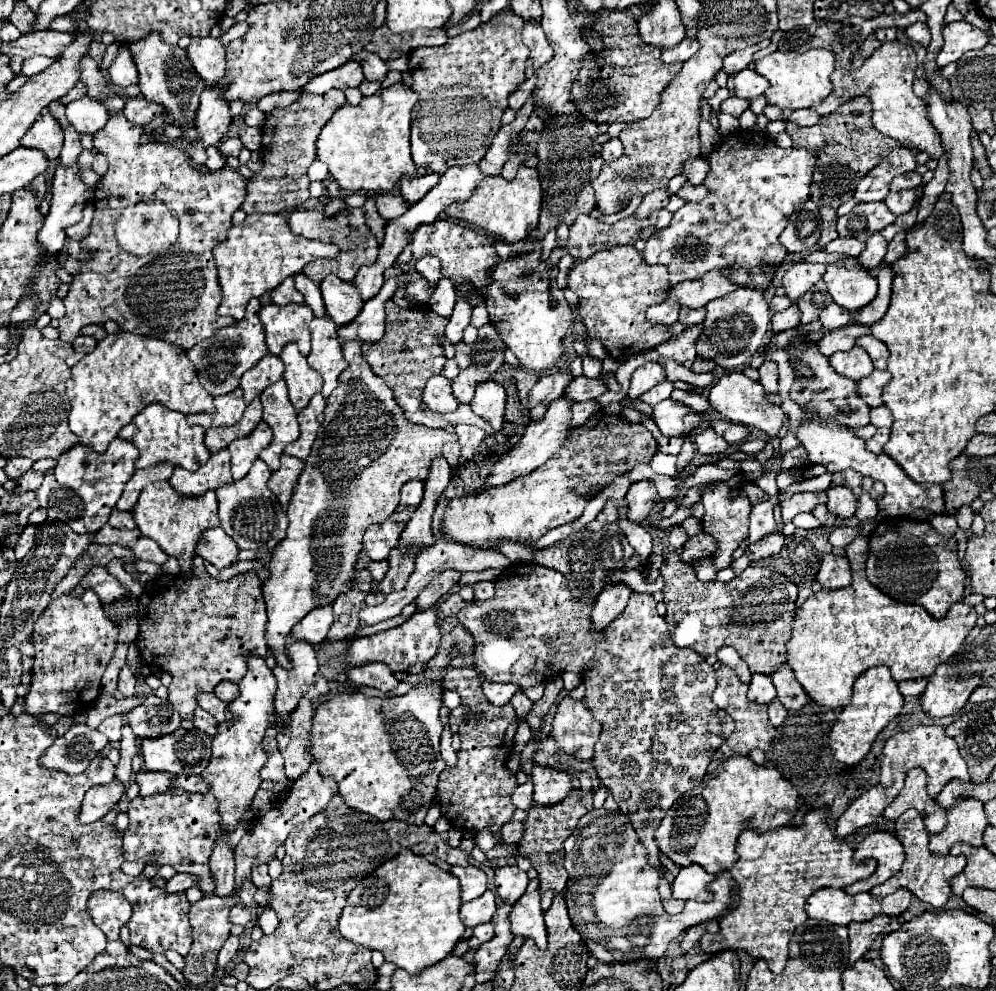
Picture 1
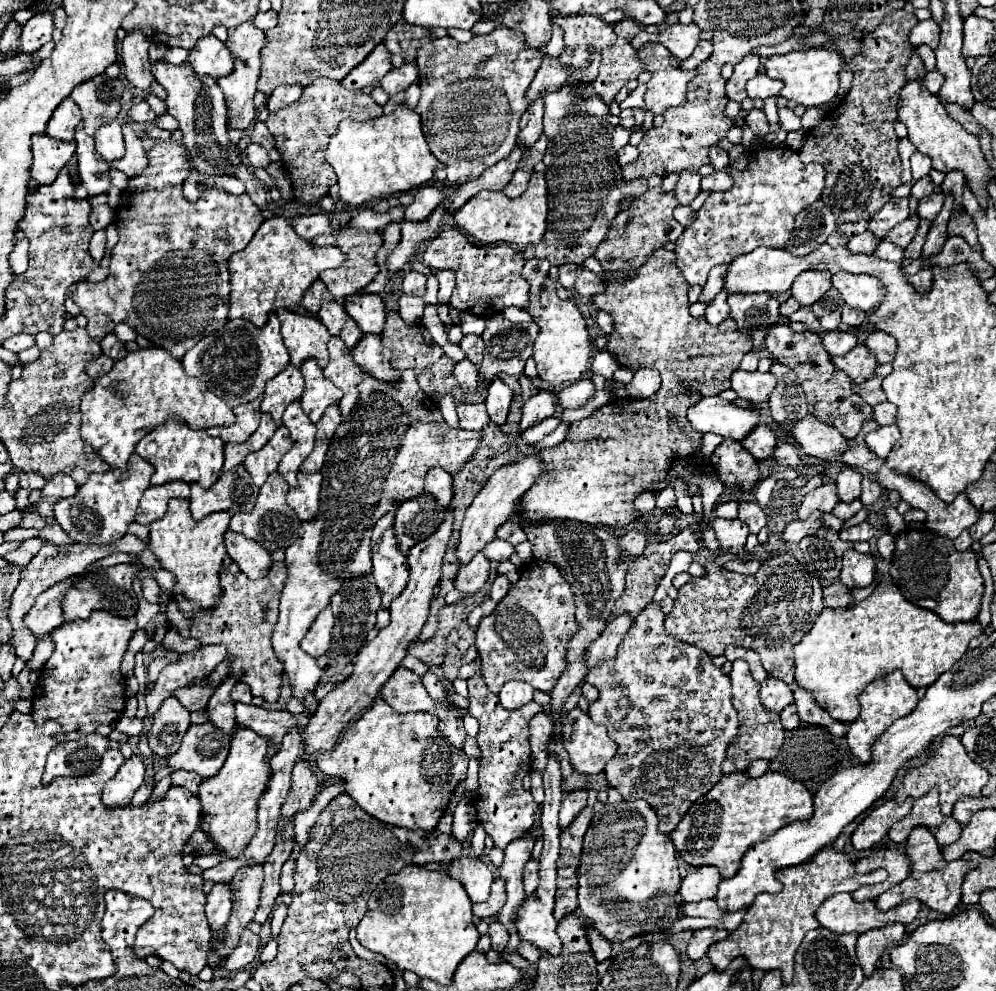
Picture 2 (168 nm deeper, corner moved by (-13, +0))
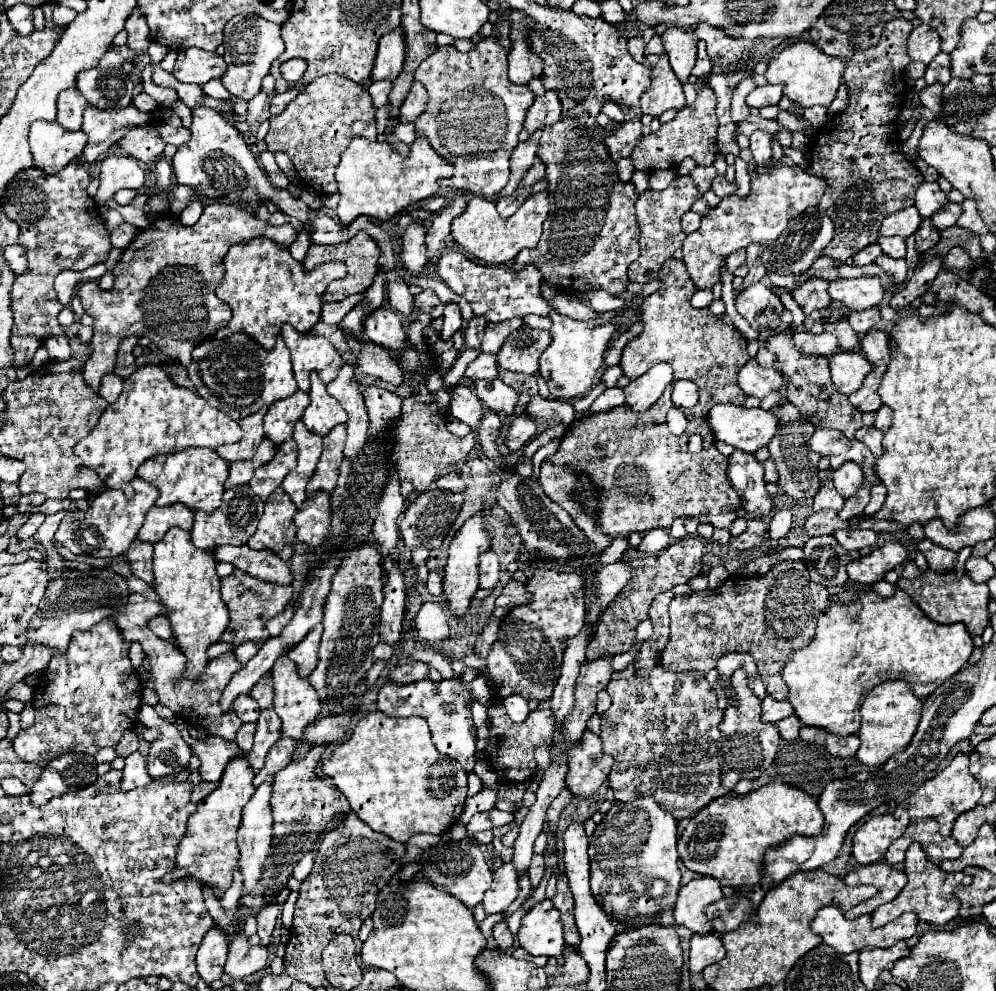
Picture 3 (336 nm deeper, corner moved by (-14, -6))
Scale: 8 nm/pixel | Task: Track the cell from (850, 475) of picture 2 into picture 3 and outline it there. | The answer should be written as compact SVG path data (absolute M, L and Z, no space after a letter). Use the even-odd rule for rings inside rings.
M844 462L840 468L834 470L834 476L832 476L832 482L836 486L836 490L844 496L844 498L850 498L858 492L858 488L862 486L864 482L864 472L862 468L856 464L856 462Z

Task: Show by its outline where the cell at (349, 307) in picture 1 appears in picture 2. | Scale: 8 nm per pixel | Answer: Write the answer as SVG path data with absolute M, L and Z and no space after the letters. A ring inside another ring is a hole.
M351 294L345 298L343 308L363 332L381 334L385 324L385 306L379 294Z

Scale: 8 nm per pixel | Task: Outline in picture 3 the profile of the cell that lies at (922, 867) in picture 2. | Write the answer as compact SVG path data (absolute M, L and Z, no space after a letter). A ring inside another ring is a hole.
M912 844L910 850L906 852L904 874L908 876L908 882L906 882L904 890L900 892L900 896L894 898L892 902L888 902L886 906L880 906L880 908L874 910L874 914L872 914L872 926L874 928L880 928L880 926L896 920L902 912L914 912L918 916L918 920L934 924L934 926L944 926L958 916L960 902L954 896L954 888L958 884L962 884L962 880L964 880L962 872L950 872L948 874L948 872L940 870L936 864L932 864L926 858L920 844Z

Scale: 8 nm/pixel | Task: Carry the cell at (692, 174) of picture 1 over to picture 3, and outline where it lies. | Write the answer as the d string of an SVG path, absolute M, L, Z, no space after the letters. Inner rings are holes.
M700 22L696 26L690 28L698 40L704 40L708 46L708 58L712 62L712 76L708 78L710 88L714 90L716 98L718 98L718 106L716 106L716 114L718 114L718 144L720 144L720 154L734 154L735 157L740 156L740 146L734 142L732 132L736 130L736 124L730 120L730 98L732 98L732 90L736 88L736 84L744 78L748 78L754 72L754 66L758 64L758 60L766 58L772 54L774 48L778 48L784 40L782 38L756 38L756 40L744 40L744 38L734 38L730 34L726 34L720 26L710 26L706 22Z

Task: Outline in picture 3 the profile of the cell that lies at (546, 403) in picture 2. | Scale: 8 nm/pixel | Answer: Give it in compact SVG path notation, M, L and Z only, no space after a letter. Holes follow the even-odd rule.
M522 414L522 416L518 416L510 424L510 432L508 432L504 444L508 446L510 452L518 452L518 450L522 450L532 440L532 436L536 434L536 430L538 430L538 424L534 420L530 420L528 416Z

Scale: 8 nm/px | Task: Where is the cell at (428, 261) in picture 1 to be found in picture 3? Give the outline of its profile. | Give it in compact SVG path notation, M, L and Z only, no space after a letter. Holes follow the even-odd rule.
M446 304L446 310L444 310L444 326L442 326L440 338L446 342L446 340L450 340L462 328L464 328L464 320L460 316L458 306L456 304Z

